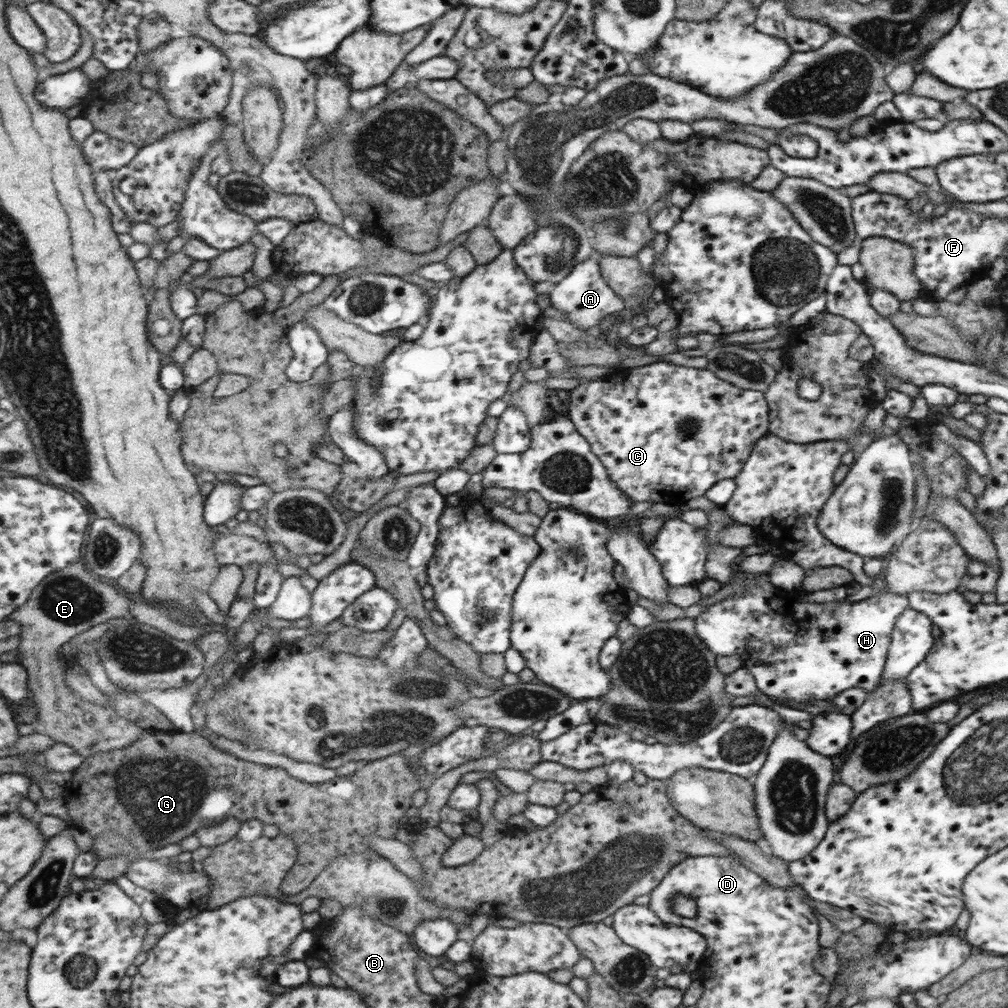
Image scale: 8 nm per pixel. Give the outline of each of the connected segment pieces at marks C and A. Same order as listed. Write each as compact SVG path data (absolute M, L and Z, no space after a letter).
M666 361L633 368L618 368L616 372L609 374L607 378L598 378L594 381L585 380L570 390L568 419L574 424L575 431L589 443L590 451L600 460L605 467L607 476L616 484L619 490L627 493L633 503L637 502L669 502L681 506L685 500L695 497L703 497L717 482L723 479L733 478L741 472L745 460L753 451L761 436L767 432L767 404L763 400L761 392L756 390L743 390L737 388L705 369L695 369L675 365Z
M594 254L583 262L578 262L562 278L548 294L550 306L560 310L566 320L579 330L587 330L597 322L600 322L605 315L621 311L625 305L617 296L601 275L598 257Z

